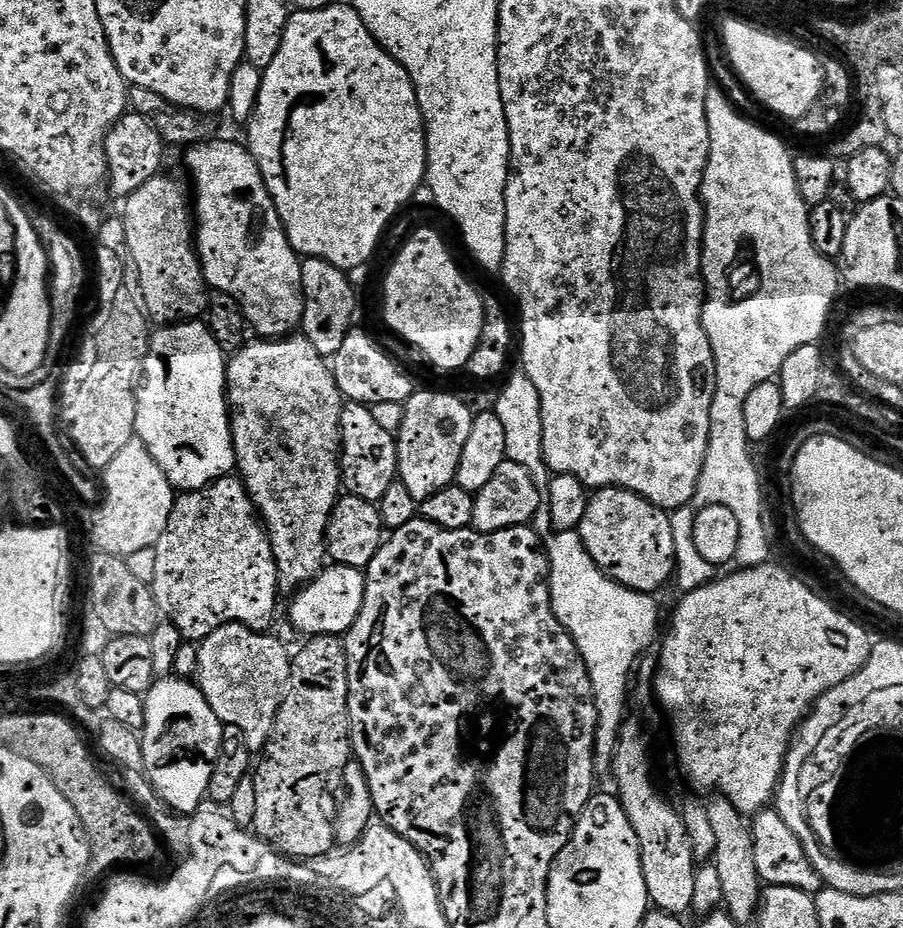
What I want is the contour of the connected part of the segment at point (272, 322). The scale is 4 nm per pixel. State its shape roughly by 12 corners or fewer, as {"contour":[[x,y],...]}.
{"contour":[[243,143],[183,153],[209,289],[260,338],[304,322],[301,257]]}

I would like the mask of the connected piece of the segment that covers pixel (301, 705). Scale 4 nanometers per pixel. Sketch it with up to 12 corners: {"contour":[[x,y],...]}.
{"contour":[[313,636],[254,772],[255,835],[283,857],[337,847],[353,759],[348,655]]}

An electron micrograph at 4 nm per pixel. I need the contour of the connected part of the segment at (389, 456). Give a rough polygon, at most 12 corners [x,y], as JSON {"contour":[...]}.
{"contour":[[345,403],[342,484],[379,502],[398,480],[396,436]]}

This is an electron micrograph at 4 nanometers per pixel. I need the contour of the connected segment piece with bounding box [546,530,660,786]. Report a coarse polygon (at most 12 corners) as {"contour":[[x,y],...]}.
{"contour":[[579,531],[546,544],[552,609],[588,667],[595,779],[613,783],[655,595],[604,576]]}

